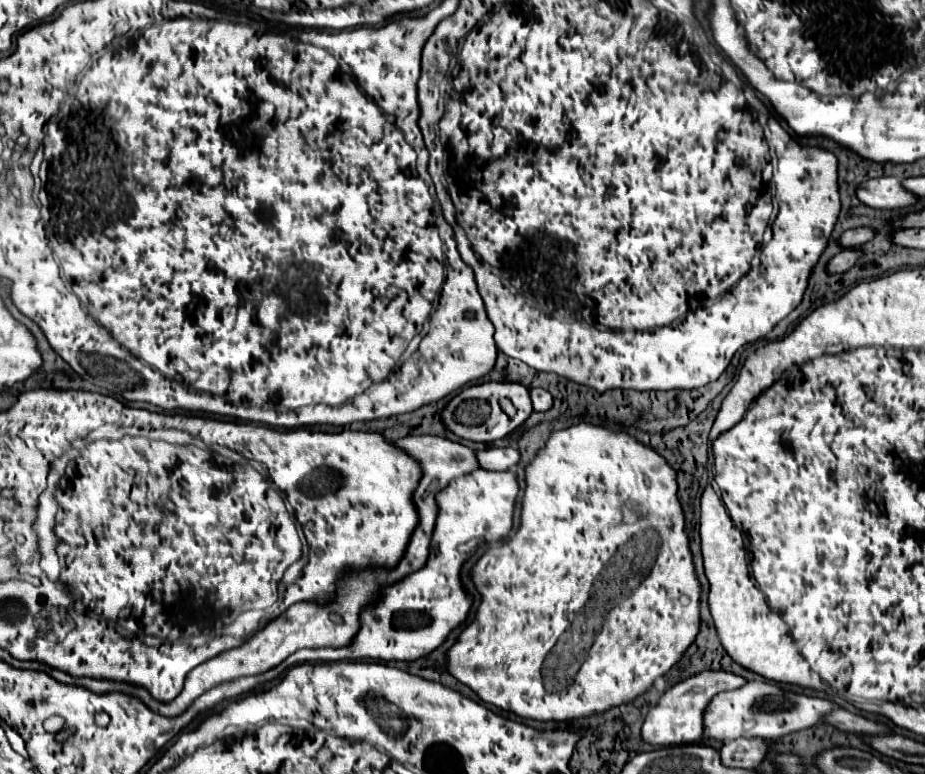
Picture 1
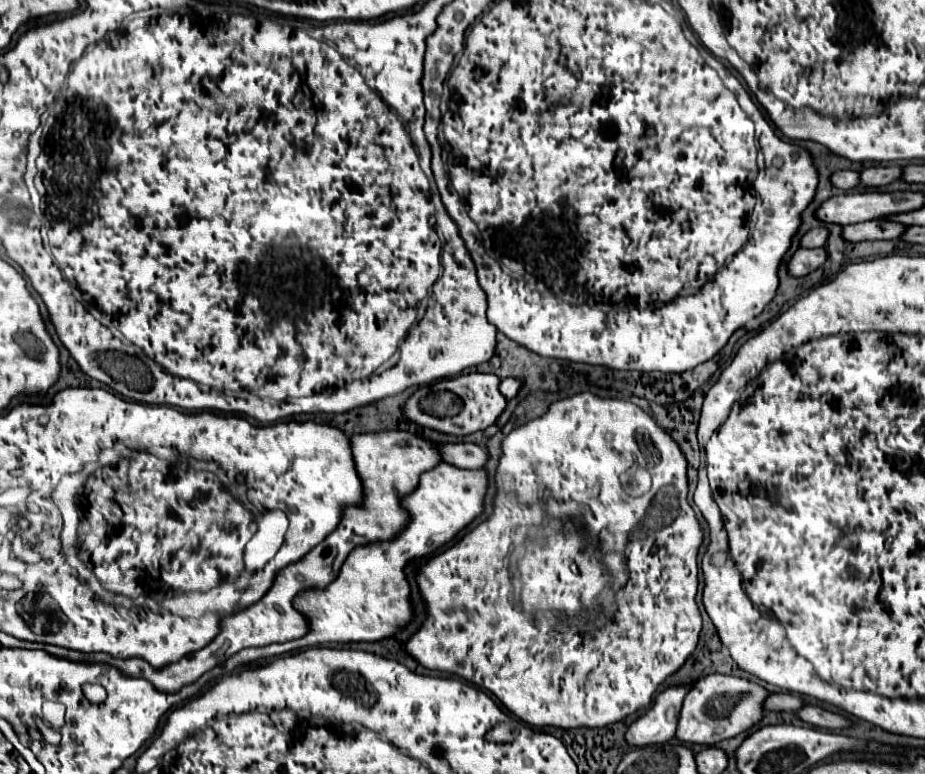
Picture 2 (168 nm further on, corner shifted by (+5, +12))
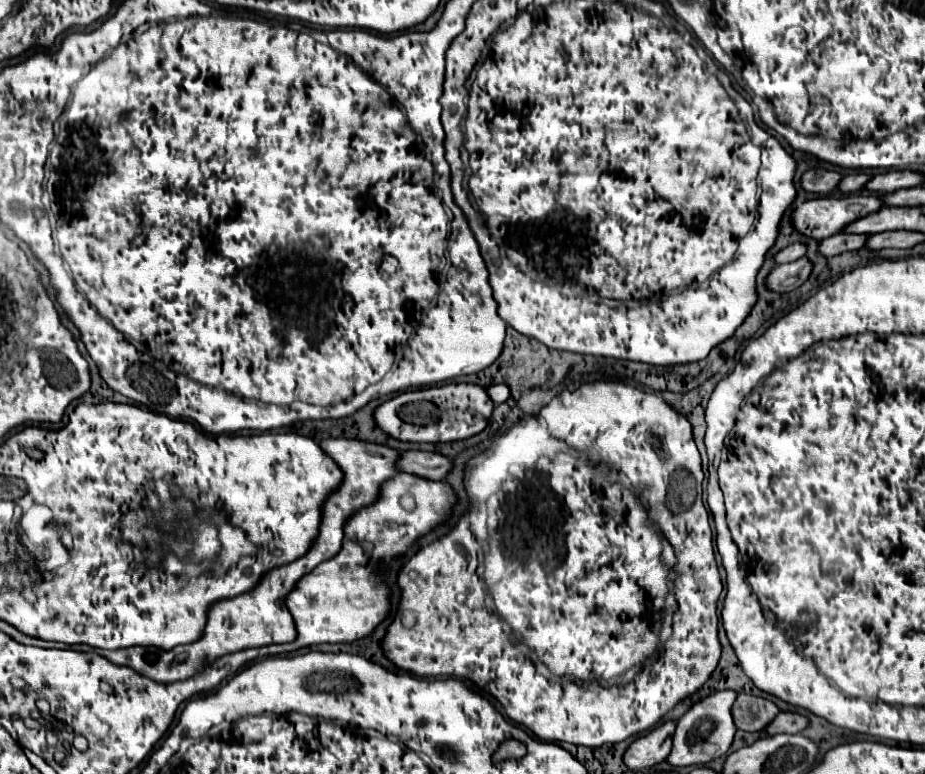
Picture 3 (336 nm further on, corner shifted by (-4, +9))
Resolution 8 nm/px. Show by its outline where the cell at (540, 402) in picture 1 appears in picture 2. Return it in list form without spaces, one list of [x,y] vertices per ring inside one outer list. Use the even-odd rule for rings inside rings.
[[[508,377],[508,379],[502,379],[502,385],[500,385],[500,391],[506,399],[512,399],[518,395],[518,391],[522,389],[522,379],[516,379],[516,377]]]

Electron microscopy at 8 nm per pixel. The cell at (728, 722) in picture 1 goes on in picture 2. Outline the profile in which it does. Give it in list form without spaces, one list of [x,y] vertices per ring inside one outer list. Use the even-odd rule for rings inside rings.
[[[706,675],[694,683],[690,693],[684,699],[676,737],[684,743],[700,743],[700,745],[716,745],[722,739],[734,737],[742,731],[752,729],[766,717],[766,701],[772,693],[762,685],[732,677],[732,675]]]

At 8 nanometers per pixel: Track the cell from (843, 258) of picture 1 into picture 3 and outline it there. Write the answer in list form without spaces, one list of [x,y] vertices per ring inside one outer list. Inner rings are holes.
[[[799,258],[791,264],[783,264],[783,266],[777,266],[769,272],[765,284],[771,292],[779,292],[779,294],[785,294],[785,292],[791,292],[795,288],[799,288],[811,274],[811,262],[807,258]]]

